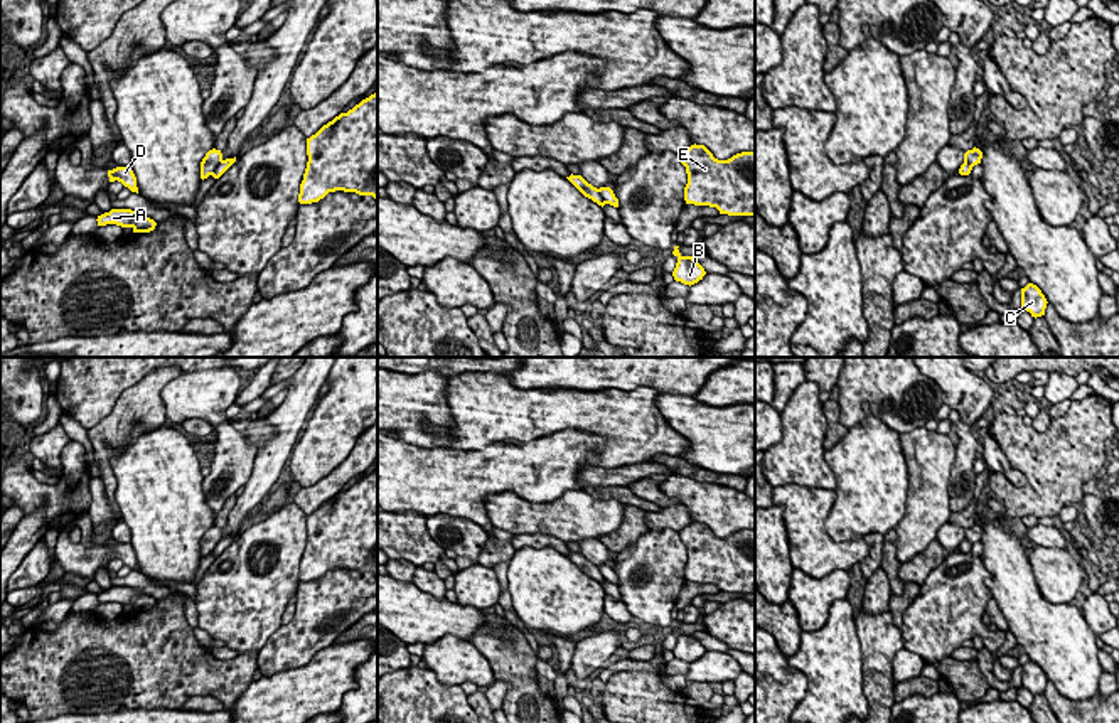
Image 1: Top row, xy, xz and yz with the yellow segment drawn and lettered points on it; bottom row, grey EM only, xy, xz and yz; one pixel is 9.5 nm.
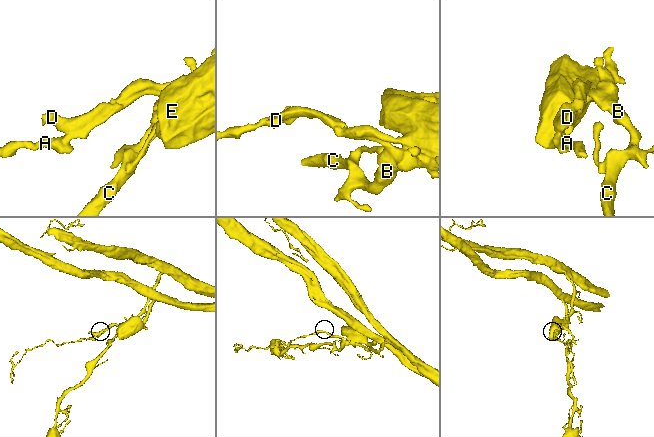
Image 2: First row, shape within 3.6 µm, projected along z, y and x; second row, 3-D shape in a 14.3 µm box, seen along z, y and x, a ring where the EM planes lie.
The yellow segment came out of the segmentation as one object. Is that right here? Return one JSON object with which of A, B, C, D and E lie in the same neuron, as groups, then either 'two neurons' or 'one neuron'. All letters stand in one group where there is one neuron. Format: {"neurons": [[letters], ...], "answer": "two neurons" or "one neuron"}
{"neurons": [["A", "B", "C"], ["D", "E"]], "answer": "two neurons"}

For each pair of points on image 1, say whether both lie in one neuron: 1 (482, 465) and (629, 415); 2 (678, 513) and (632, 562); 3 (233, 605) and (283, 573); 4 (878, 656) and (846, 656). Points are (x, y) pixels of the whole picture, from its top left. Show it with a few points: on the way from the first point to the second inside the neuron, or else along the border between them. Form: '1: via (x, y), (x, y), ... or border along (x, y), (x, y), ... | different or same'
1: border along (543, 435), (585, 430), (605, 442) | different
2: border along (651, 528), (673, 528), (678, 533) | different
3: via (245, 594), (260, 578), (272, 573) | same
4: border along (853, 619), (862, 654), (862, 690), (867, 695) | different

